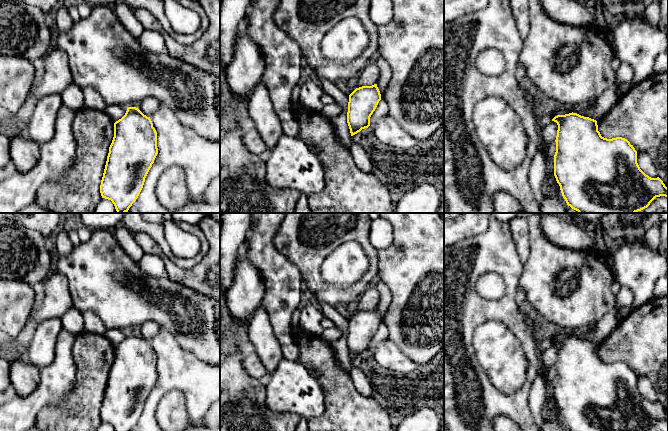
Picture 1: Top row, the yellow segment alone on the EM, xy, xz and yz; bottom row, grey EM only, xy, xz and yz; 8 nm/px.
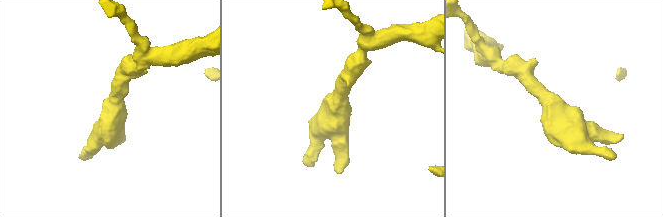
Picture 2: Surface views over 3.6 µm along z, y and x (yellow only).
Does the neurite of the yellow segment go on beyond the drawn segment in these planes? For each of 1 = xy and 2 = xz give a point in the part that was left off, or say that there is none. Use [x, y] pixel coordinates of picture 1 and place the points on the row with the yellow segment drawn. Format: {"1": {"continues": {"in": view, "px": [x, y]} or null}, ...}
{"1": {"continues": null}, "2": {"continues": null}}

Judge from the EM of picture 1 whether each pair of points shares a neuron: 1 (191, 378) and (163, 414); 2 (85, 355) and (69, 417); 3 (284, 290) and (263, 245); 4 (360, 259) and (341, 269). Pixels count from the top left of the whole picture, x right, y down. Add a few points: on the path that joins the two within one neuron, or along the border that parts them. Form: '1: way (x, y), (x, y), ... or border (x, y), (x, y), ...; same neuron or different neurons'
1: border (158, 401), (167, 392), (179, 390), (188, 414); different neurons
2: way (85, 370), (84, 402); same neuron
3: way (282, 279), (275, 267), (264, 256); same neuron
4: way (355, 260), (350, 261), (346, 265); same neuron

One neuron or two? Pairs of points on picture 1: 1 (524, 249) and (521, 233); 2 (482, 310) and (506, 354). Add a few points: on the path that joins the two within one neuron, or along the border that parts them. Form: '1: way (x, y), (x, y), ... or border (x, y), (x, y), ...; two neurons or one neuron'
1: way (522, 245), (521, 237); one neuron
2: border (510, 330), (485, 321), (472, 338); two neurons

